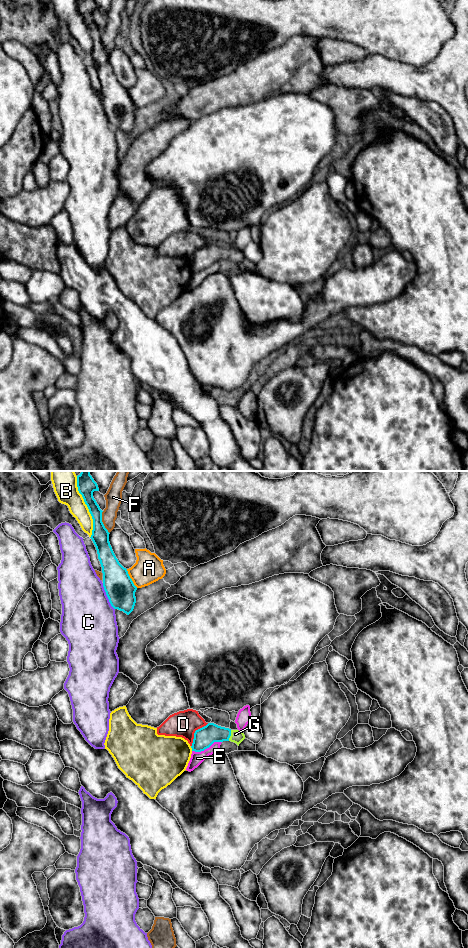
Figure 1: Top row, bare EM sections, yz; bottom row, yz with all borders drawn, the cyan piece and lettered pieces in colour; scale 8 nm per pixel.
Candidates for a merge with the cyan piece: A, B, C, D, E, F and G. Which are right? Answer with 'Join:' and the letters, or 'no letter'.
Join: G

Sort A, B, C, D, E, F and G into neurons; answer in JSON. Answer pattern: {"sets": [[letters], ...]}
{"sets": [["A"], ["B"], ["C"], ["D"], ["E"], ["F"], ["G"]]}

